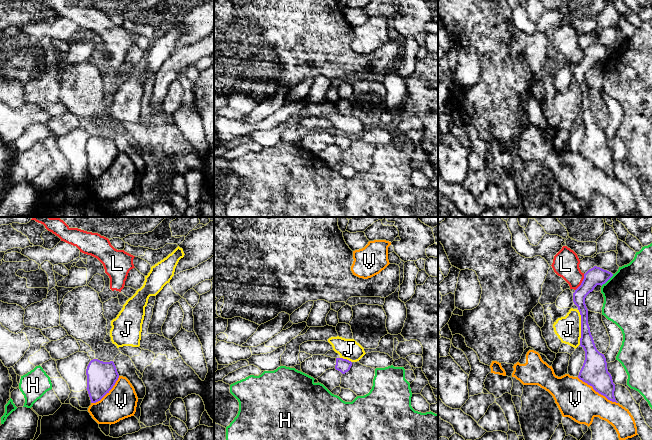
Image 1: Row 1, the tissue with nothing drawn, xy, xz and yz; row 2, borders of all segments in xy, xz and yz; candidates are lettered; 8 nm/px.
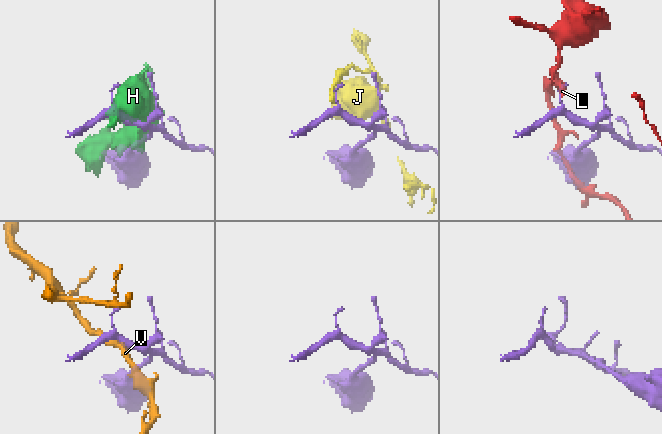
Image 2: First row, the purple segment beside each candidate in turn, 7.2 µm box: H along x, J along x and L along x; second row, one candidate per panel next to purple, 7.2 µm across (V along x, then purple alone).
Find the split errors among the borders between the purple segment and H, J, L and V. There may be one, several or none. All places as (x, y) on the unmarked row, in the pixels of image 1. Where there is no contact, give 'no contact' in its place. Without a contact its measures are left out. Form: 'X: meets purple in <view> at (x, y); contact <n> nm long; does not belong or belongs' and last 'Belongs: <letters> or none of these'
H: meets purple in yz at (607, 56); contact 140 nm long; does not belong
J: meets purple in yz at (581, 103); contact 300 nm long; does not belong
L: meets purple in yz at (582, 58); contact 150 nm long; does not belong
V: meets purple in yz at (597, 167); contact 380 nm long; does not belong
Belongs: none of these

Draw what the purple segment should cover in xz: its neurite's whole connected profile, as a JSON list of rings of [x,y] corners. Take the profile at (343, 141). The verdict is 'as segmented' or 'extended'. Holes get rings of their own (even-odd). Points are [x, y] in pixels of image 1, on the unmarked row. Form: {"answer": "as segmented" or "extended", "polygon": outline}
{"answer": "as segmented", "polygon": [[[336,134],[335,145],[340,147],[342,150],[345,150],[346,148],[348,148],[351,142],[352,142],[351,137],[343,134]]]}

